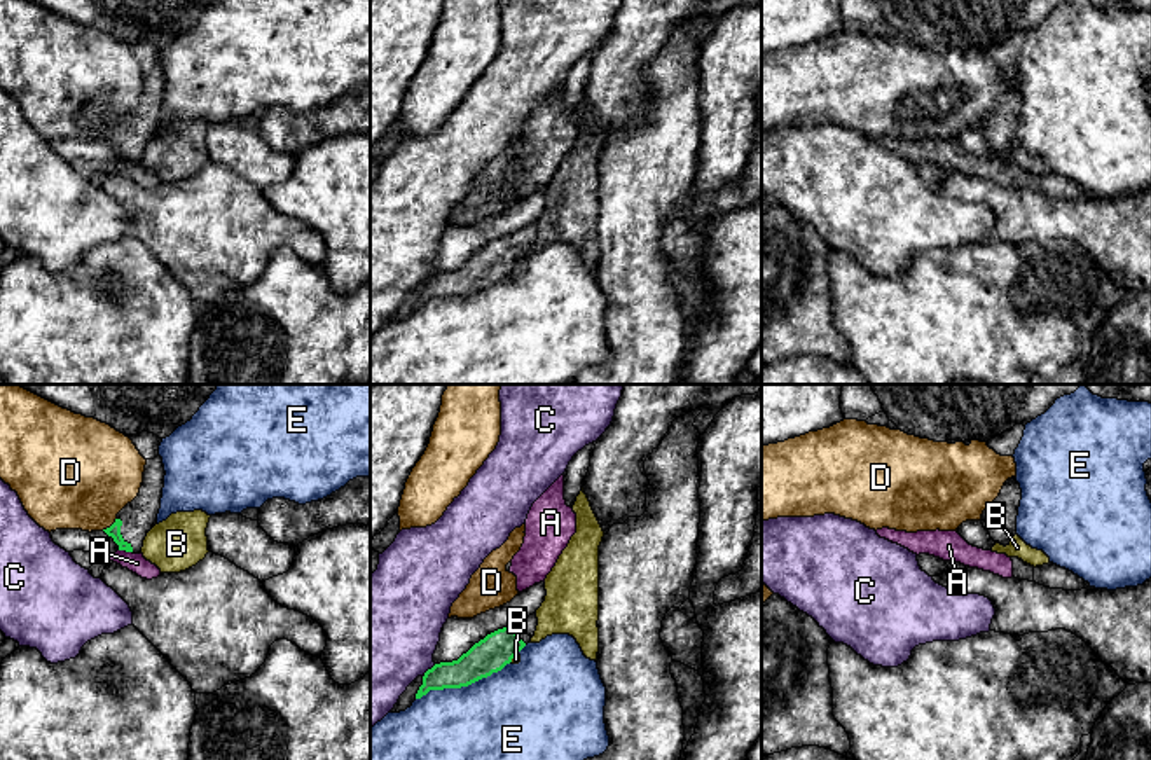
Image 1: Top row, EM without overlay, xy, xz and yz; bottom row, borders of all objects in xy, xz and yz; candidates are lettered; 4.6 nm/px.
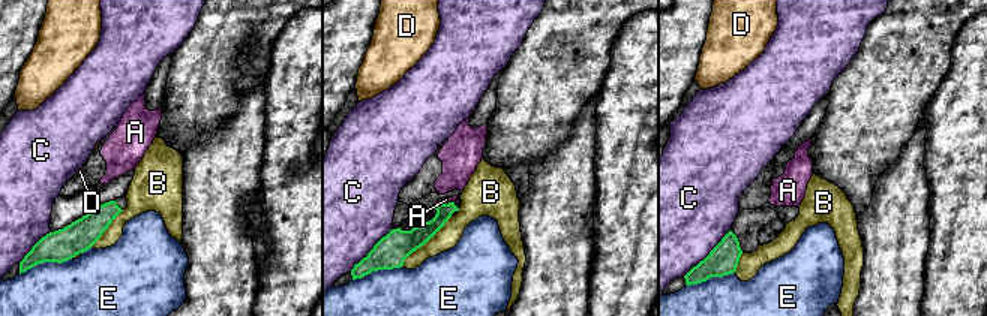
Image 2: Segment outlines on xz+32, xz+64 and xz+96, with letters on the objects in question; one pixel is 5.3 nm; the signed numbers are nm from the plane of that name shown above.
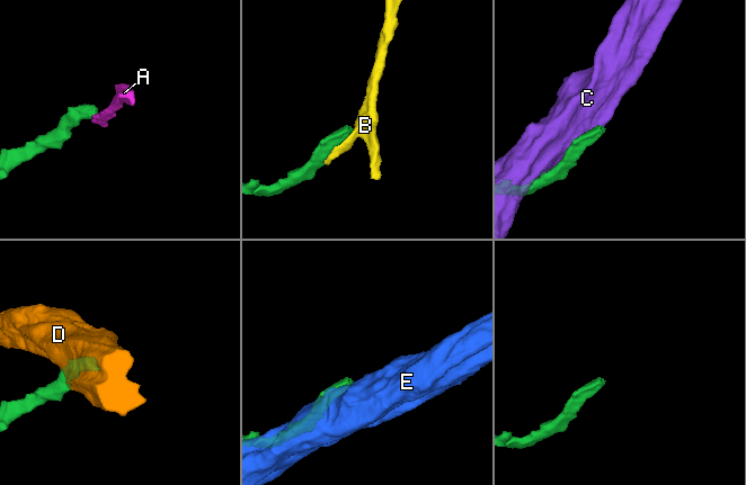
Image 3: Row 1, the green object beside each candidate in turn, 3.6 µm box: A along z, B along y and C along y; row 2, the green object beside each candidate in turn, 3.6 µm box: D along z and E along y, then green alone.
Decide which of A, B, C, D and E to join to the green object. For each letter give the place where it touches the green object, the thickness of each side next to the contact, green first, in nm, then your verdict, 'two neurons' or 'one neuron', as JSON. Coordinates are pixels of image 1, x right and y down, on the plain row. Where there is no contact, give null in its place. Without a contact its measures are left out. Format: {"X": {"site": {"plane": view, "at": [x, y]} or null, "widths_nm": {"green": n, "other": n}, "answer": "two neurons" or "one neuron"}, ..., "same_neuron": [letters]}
{"A": {"site": {"plane": "xy", "at": [126, 159]}, "widths_nm": {"green": 60, "other": 90}, "answer": "two neurons"}, "B": {"site": {"plane": "xz", "at": [514, 264]}, "widths_nm": {"green": 160, "other": 40}, "answer": "two neurons"}, "C": {"site": {"plane": "xz", "at": [428, 278]}, "widths_nm": {"green": 160, "other": 460}, "answer": "two neurons"}, "D": {"site": {"plane": "xy", "at": [110, 135]}, "widths_nm": {"green": 60, "other": 440}, "answer": "two neurons"}, "E": {"site": {"plane": "xz", "at": [463, 294]}, "widths_nm": {"green": 160, "other": 480}, "answer": "two neurons"}, "same_neuron": []}

